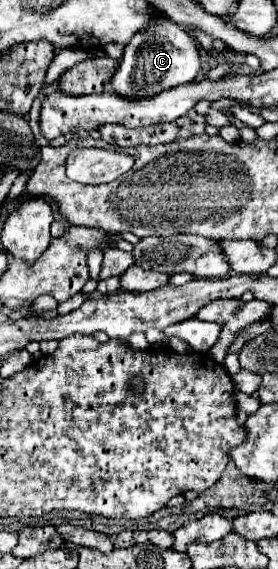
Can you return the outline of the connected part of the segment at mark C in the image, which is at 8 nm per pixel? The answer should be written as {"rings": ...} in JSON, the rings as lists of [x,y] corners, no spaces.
{"rings":[[[164,17],[156,25],[150,25],[146,31],[136,33],[132,37],[132,41],[124,49],[120,69],[116,71],[110,85],[114,93],[124,95],[124,99],[148,99],[164,89],[194,81],[198,71],[200,53],[196,49],[194,39],[176,23],[172,23],[172,19]]]}

